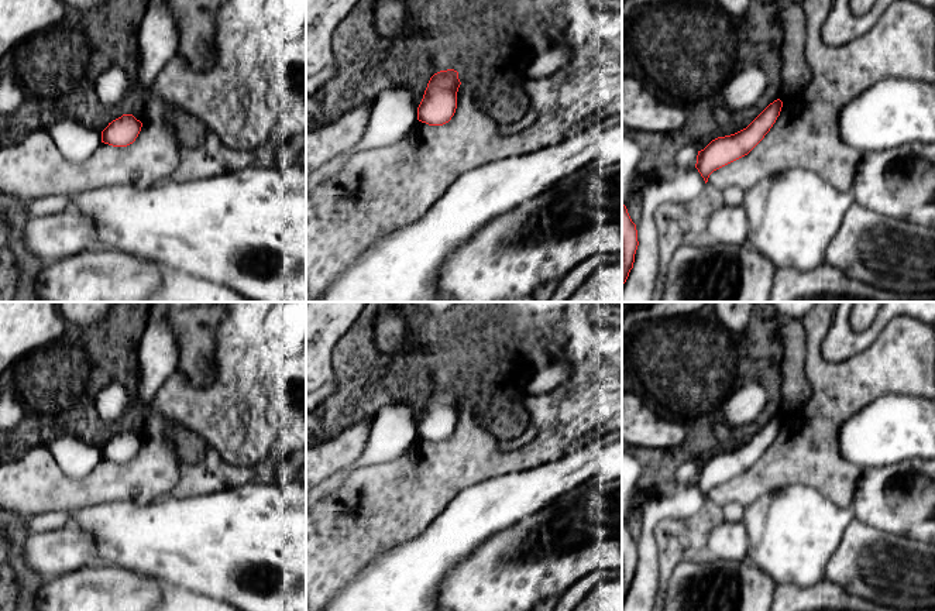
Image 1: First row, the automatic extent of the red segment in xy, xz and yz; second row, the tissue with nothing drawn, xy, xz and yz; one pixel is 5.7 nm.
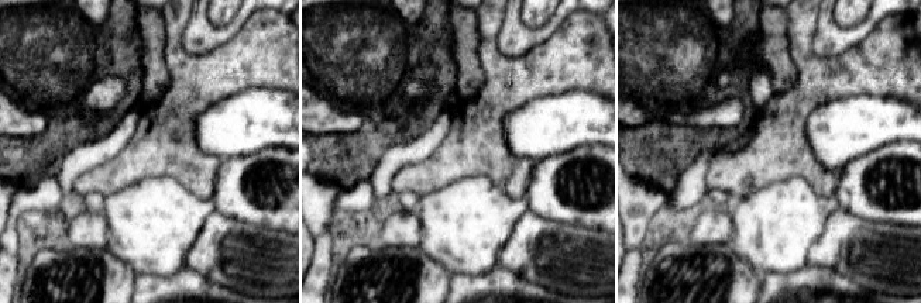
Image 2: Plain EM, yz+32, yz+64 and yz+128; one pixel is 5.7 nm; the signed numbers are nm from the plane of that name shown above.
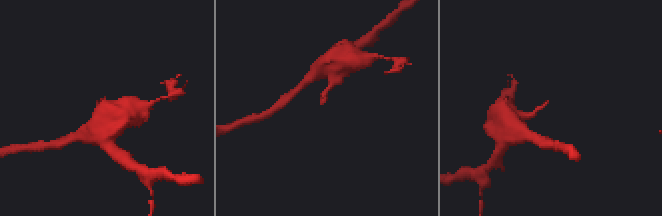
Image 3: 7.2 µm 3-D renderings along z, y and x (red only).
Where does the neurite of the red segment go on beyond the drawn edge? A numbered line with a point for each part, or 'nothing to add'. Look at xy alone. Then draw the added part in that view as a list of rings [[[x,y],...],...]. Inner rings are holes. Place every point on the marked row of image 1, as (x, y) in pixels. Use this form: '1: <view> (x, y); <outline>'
nothing to add

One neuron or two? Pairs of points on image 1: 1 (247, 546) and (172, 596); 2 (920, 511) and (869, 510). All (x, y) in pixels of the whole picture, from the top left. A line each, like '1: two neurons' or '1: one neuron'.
1: two neurons
2: one neuron

